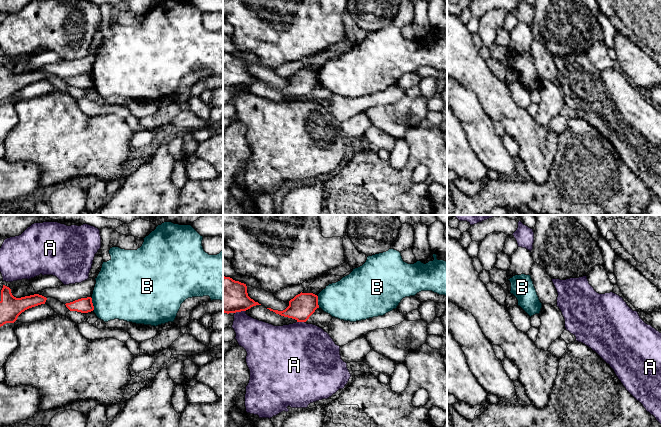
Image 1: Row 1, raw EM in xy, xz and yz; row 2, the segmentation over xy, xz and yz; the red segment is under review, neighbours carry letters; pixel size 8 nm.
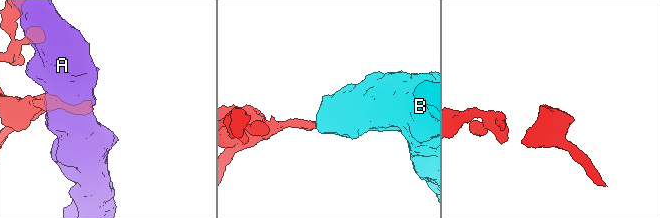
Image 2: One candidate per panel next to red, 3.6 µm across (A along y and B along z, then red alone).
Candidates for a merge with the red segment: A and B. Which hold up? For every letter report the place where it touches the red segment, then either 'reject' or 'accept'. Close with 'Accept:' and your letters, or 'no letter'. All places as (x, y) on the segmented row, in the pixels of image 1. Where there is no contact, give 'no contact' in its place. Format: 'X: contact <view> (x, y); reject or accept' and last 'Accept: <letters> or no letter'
A: contact xz (240, 311); reject
B: contact xy (92, 304); reject
Accept: no letter

